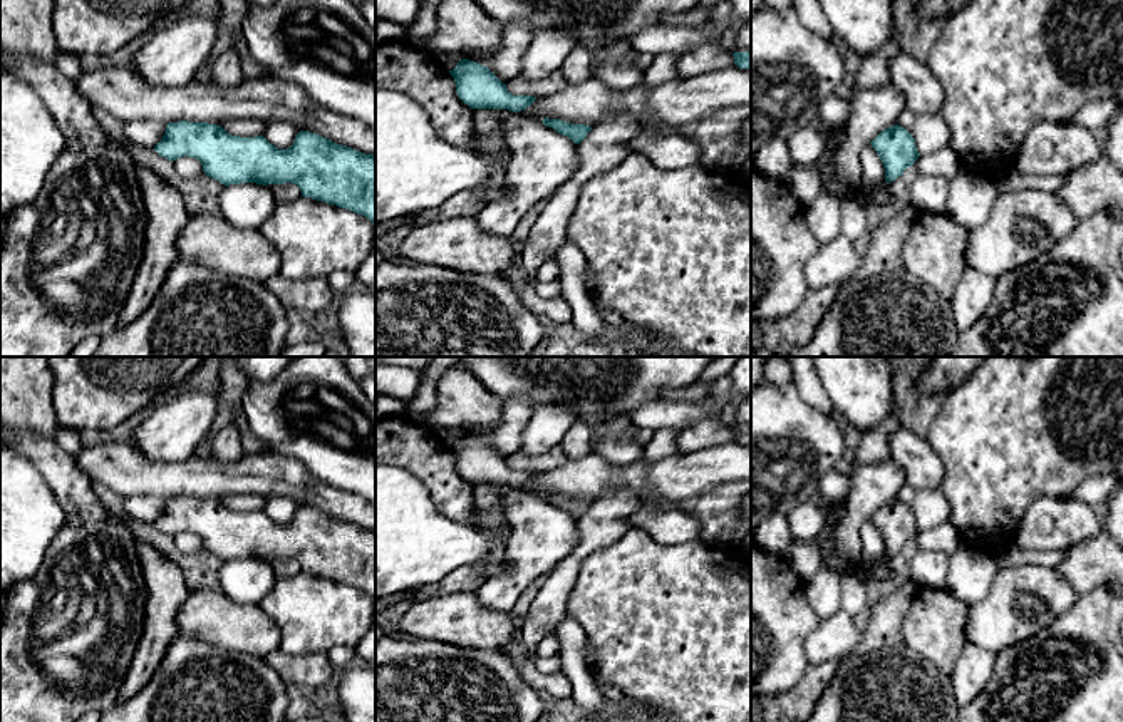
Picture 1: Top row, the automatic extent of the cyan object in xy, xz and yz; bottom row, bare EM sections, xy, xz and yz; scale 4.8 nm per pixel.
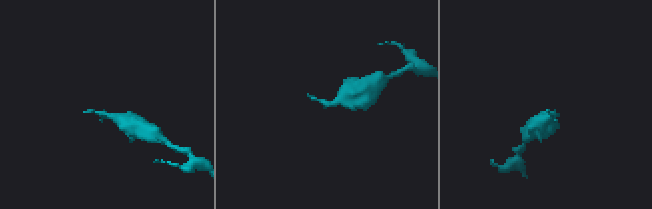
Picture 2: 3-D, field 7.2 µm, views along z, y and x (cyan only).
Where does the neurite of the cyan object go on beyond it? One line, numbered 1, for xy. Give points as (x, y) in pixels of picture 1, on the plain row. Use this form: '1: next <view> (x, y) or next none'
1: next none

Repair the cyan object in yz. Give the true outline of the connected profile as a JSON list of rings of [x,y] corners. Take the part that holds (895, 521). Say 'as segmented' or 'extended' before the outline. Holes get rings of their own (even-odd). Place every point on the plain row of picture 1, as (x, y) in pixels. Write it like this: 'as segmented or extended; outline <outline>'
as segmented; outline [[[898,499],[882,506],[870,519],[883,538],[887,558],[902,551],[920,531],[912,509]]]

